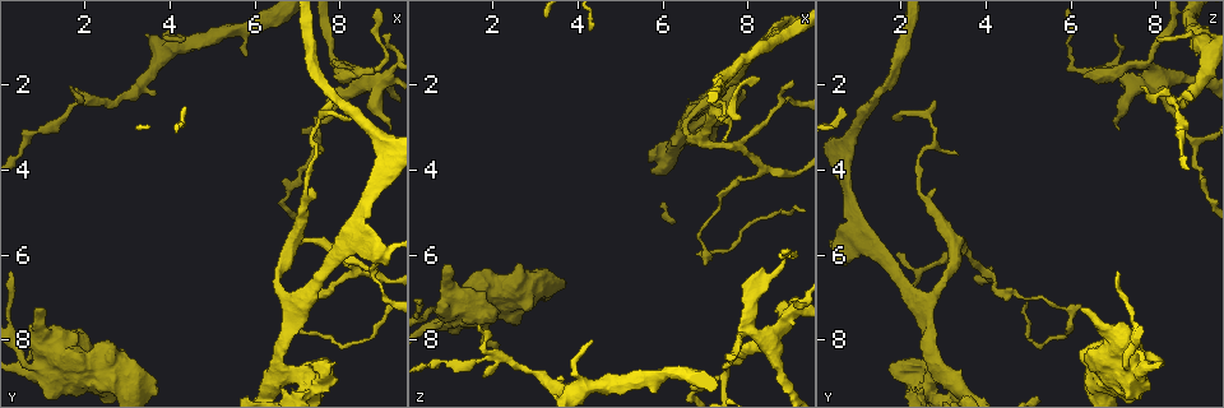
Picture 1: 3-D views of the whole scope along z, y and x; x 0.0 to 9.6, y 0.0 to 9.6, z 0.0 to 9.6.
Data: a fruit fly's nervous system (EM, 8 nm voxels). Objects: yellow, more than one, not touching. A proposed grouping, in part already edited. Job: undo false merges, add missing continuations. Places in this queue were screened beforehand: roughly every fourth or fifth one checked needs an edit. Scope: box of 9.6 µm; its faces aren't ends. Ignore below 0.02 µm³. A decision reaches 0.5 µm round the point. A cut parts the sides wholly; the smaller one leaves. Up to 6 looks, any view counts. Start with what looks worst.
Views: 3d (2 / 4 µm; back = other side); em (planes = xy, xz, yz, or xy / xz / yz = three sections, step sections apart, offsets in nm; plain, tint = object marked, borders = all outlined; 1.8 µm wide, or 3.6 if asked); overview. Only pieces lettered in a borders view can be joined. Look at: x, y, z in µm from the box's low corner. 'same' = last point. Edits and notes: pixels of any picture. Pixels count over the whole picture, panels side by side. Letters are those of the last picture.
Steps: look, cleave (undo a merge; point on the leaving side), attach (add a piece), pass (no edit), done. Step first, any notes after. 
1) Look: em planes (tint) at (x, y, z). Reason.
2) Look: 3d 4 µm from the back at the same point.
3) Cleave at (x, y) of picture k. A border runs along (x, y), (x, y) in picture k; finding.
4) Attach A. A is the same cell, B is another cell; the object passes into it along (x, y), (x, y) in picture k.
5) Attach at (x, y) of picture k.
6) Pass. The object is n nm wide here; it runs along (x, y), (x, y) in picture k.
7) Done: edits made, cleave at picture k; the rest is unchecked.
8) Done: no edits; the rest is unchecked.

Look: 3d 4 µm at (6.70, 8.70, 2.80). Three arms meet.

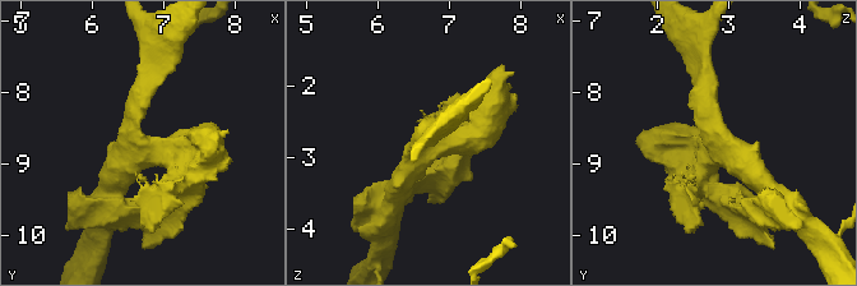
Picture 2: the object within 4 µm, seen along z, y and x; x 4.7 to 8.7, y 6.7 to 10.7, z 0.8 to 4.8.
Look: em planes (borders) at (6.65, 8.65, 2.80). 3 arms meet here; the arms are 300, 340, 420 nm wide; now the EM.

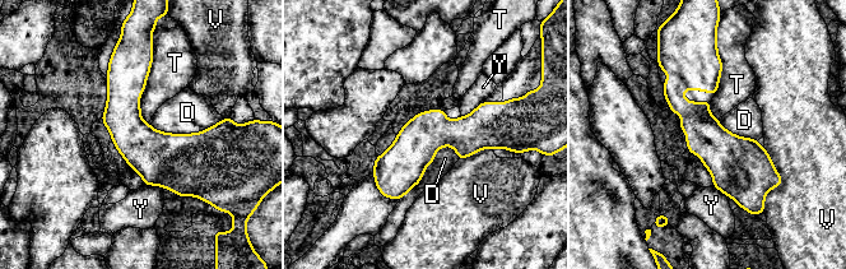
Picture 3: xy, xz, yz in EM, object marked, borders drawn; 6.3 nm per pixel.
Pass. D, T, V and Y are other cells; it runs along (502, 130), (431, 133), (377, 179) in picture 3; all the same neuron.

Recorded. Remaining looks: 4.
Look: em yz step 16 (borders) at (8.50, 1.60, 6.50). Calibre changes.

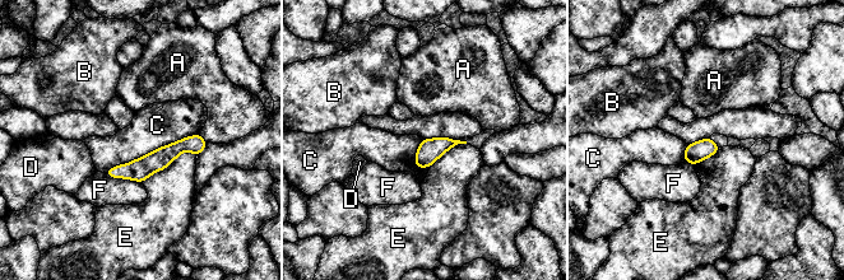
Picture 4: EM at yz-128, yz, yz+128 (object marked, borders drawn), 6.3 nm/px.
Look: em planes (borders) at the same point. Cut it another way.

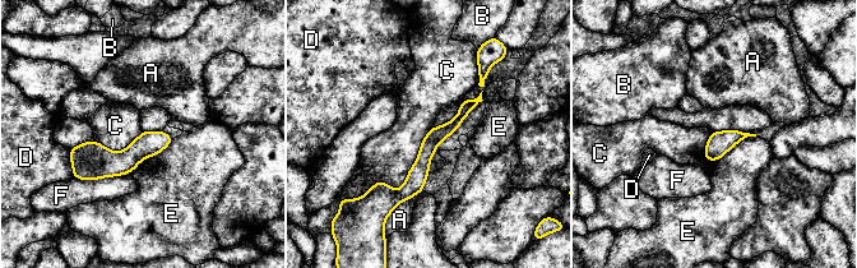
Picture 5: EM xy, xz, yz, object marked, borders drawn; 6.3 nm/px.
Pass. A, B, C, D, E and F are other cells; it runs along (473, 102), (389, 198) in picture 5; all the same neuron.

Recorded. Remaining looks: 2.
Look: em planes (plain) at (0.90, 7.25, 6.25). Branch stops here.

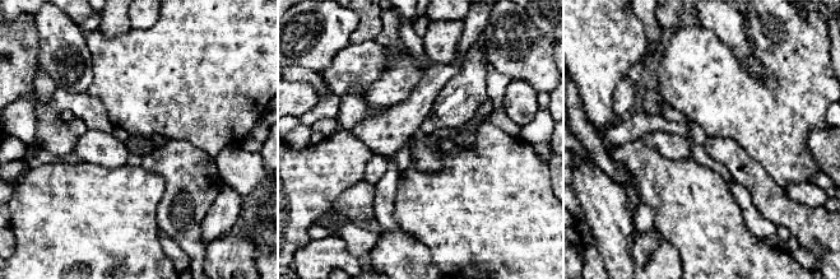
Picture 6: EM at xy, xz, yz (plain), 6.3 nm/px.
Look: em planes (borders) at the same point.

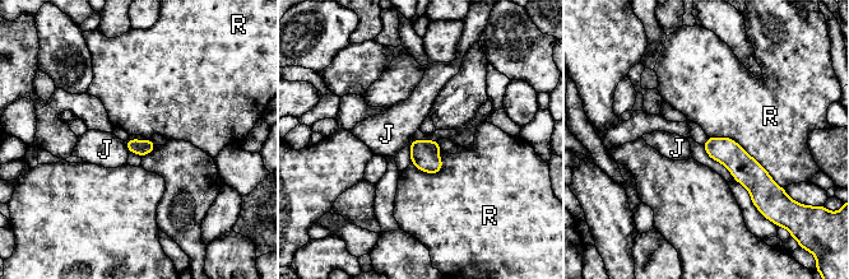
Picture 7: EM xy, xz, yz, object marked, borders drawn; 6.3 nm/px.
Pass. J and R are other cells; none of them fits.

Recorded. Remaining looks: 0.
Done: no edits; the rest is unchecked.

